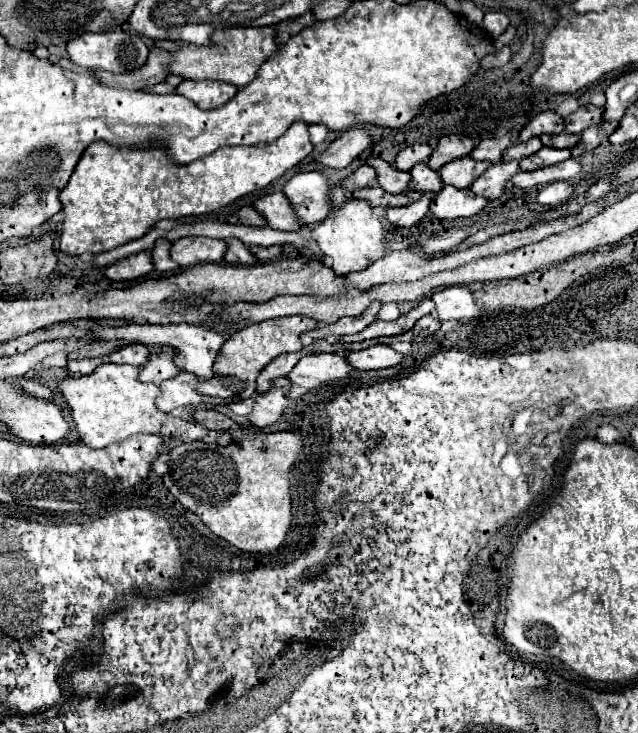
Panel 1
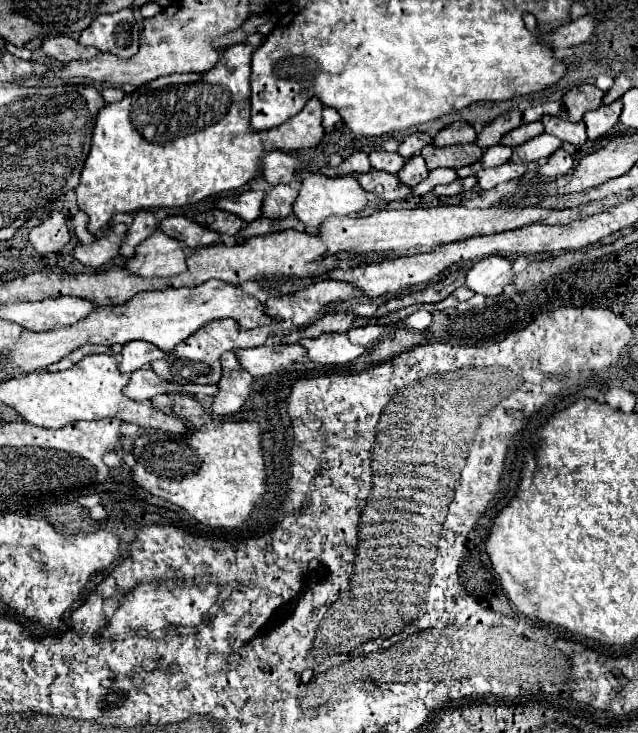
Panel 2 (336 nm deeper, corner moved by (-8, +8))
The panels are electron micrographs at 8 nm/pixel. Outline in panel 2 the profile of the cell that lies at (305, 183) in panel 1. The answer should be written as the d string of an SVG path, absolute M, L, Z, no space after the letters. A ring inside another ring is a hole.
M290 185L272 187L262 203L262 215L268 219L284 219L292 213L292 201L296 199L296 189Z

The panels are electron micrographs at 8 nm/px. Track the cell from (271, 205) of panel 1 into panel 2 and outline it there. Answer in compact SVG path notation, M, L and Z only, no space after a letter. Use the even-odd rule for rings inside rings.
M246 191L240 193L238 197L222 197L214 203L214 207L240 215L240 219L250 223L258 219L262 213L262 199L264 199L264 191Z

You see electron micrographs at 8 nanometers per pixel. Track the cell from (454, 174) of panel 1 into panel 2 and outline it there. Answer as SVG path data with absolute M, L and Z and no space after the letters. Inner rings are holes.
M474 143L470 145L452 145L452 147L434 147L426 145L422 149L422 157L426 159L428 169L438 169L438 167L452 167L460 169L464 165L470 165L482 157L482 149Z

